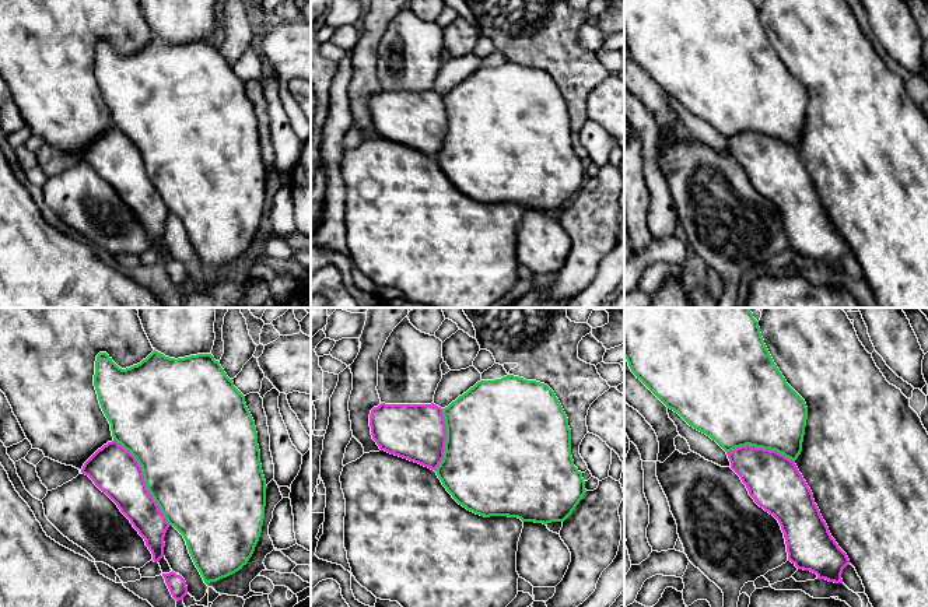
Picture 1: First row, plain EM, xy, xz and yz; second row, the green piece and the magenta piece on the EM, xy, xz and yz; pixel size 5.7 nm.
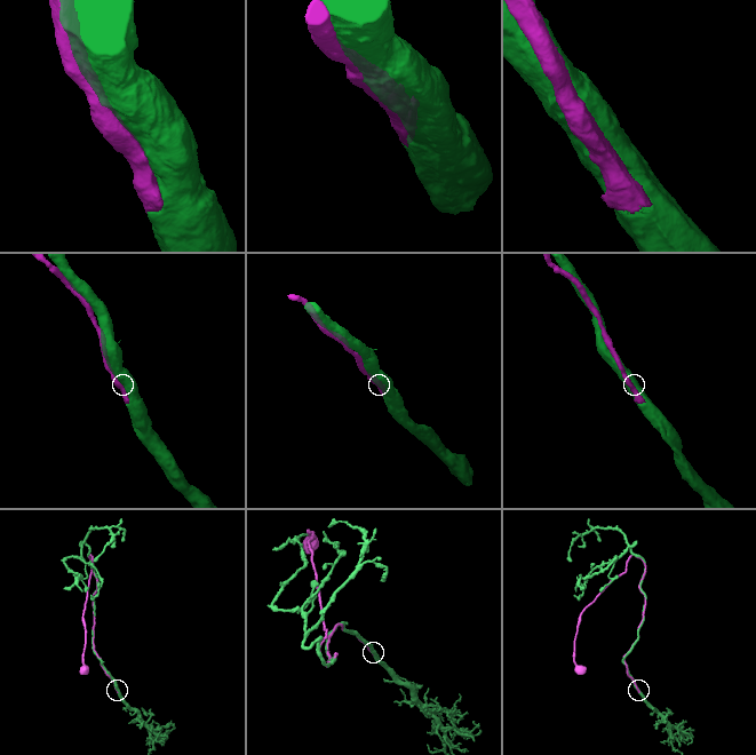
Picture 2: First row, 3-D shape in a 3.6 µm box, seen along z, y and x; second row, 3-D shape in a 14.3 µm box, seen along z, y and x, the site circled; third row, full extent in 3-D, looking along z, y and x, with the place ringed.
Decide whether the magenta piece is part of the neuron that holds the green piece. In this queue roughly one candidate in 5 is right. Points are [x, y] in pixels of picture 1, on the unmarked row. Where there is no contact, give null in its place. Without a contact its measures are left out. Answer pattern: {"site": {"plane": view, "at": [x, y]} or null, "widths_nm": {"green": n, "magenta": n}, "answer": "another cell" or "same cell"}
{"site": {"plane": "xy", "at": [146, 168]}, "widths_nm": {"green": 500, "magenta": 280}, "answer": "same cell"}

